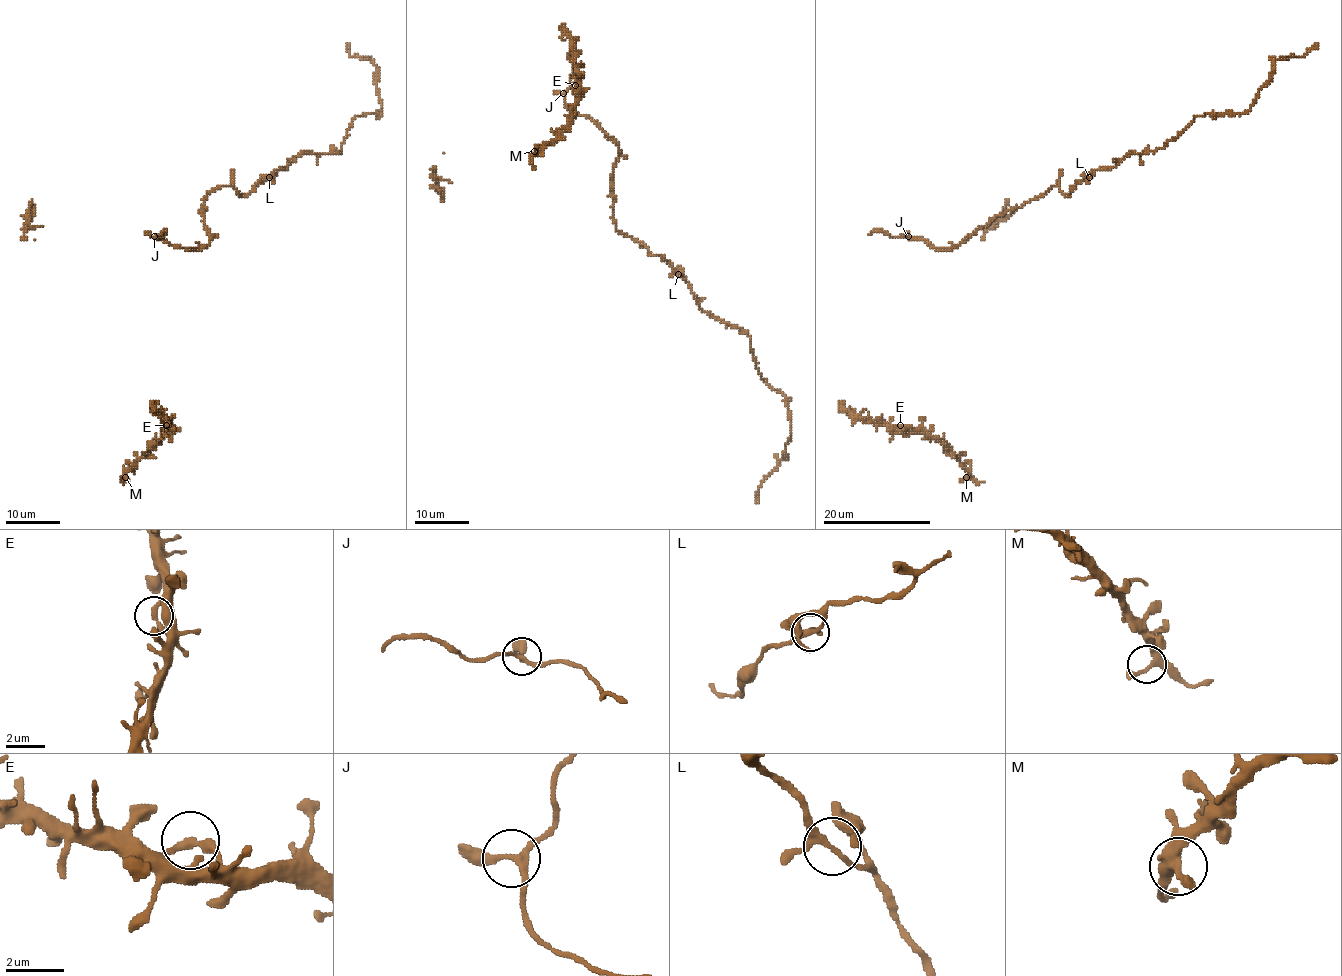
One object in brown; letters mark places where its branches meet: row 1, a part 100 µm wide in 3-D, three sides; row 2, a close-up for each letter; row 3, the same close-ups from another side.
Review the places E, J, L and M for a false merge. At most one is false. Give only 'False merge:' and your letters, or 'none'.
False merge: none

